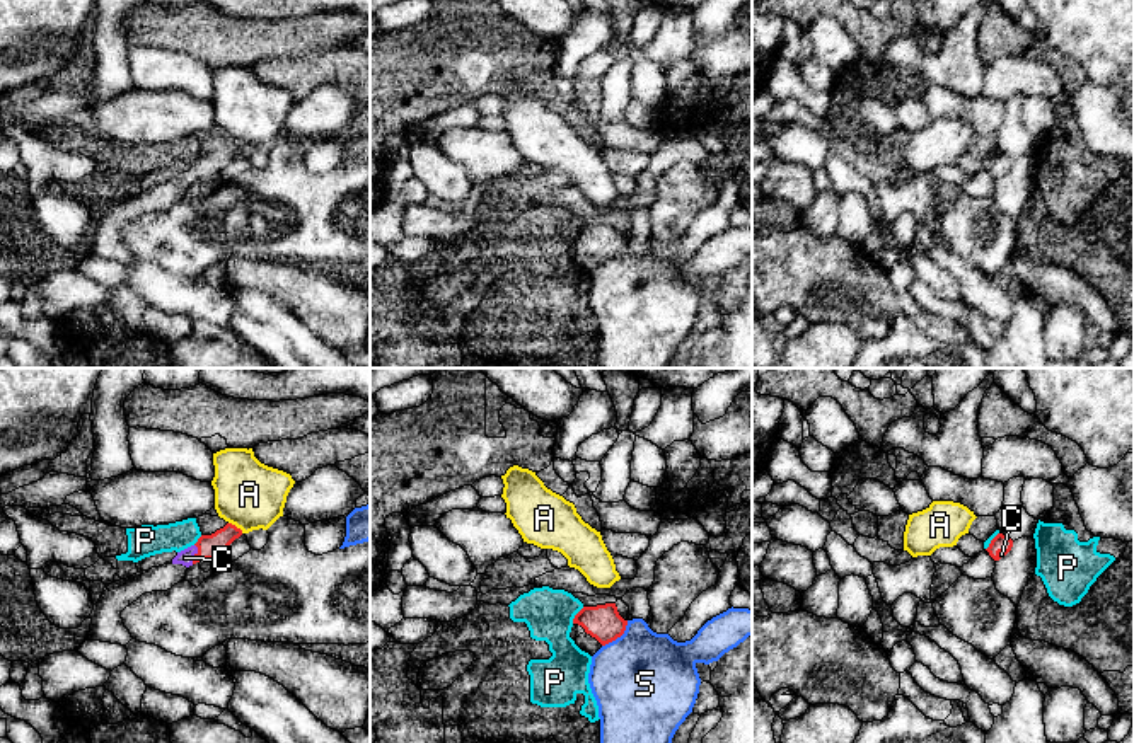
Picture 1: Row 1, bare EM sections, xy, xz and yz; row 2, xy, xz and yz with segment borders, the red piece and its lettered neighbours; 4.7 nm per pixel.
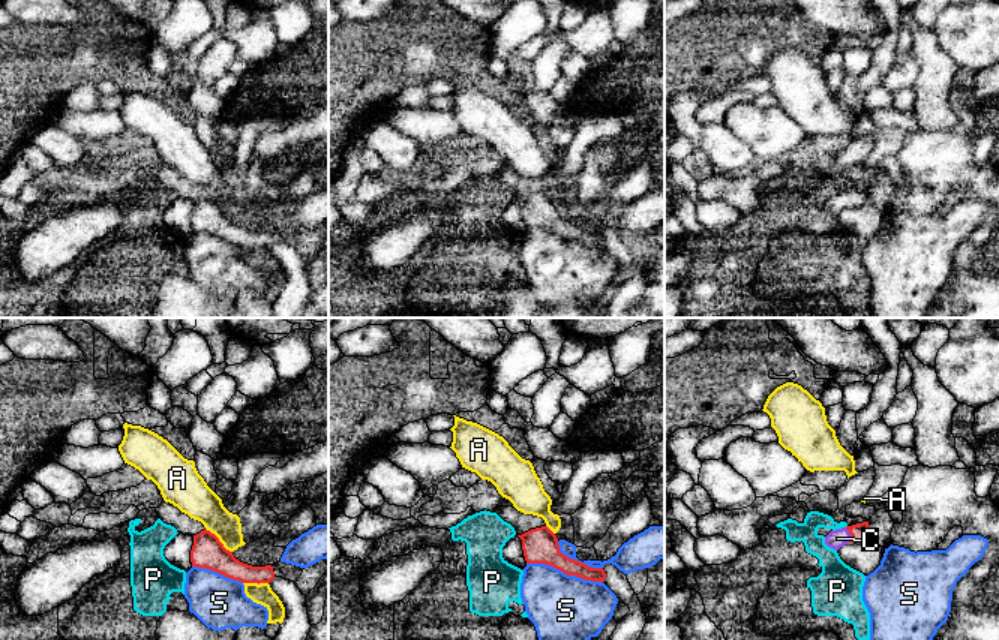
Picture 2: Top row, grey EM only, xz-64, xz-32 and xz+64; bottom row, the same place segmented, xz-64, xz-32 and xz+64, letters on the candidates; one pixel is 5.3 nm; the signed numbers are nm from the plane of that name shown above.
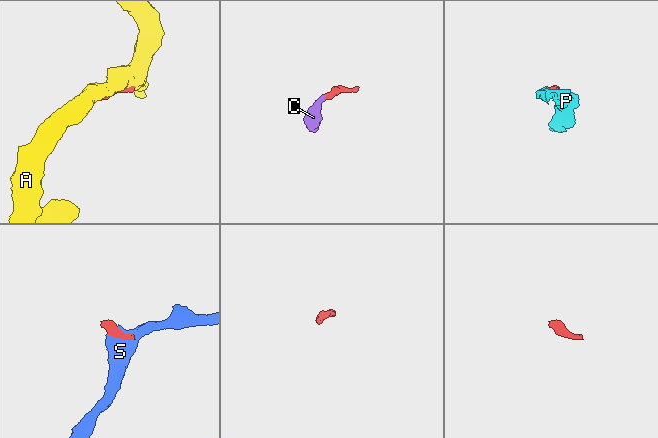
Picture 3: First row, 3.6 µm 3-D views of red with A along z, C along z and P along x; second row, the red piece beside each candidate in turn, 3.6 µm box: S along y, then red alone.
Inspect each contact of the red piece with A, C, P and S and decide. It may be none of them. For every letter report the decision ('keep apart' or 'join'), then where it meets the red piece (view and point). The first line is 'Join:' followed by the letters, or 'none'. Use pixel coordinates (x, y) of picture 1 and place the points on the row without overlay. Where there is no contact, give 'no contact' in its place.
Join: C
A: keep apart; meets red in xy at (234, 143)
C: join; meets red in xy at (195, 172)
P: keep apart; meets red in xz at (575, 234)
S: keep apart; meets red in xz at (618, 254)

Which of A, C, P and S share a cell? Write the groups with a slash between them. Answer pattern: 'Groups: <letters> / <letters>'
Groups: A / C / P / S

